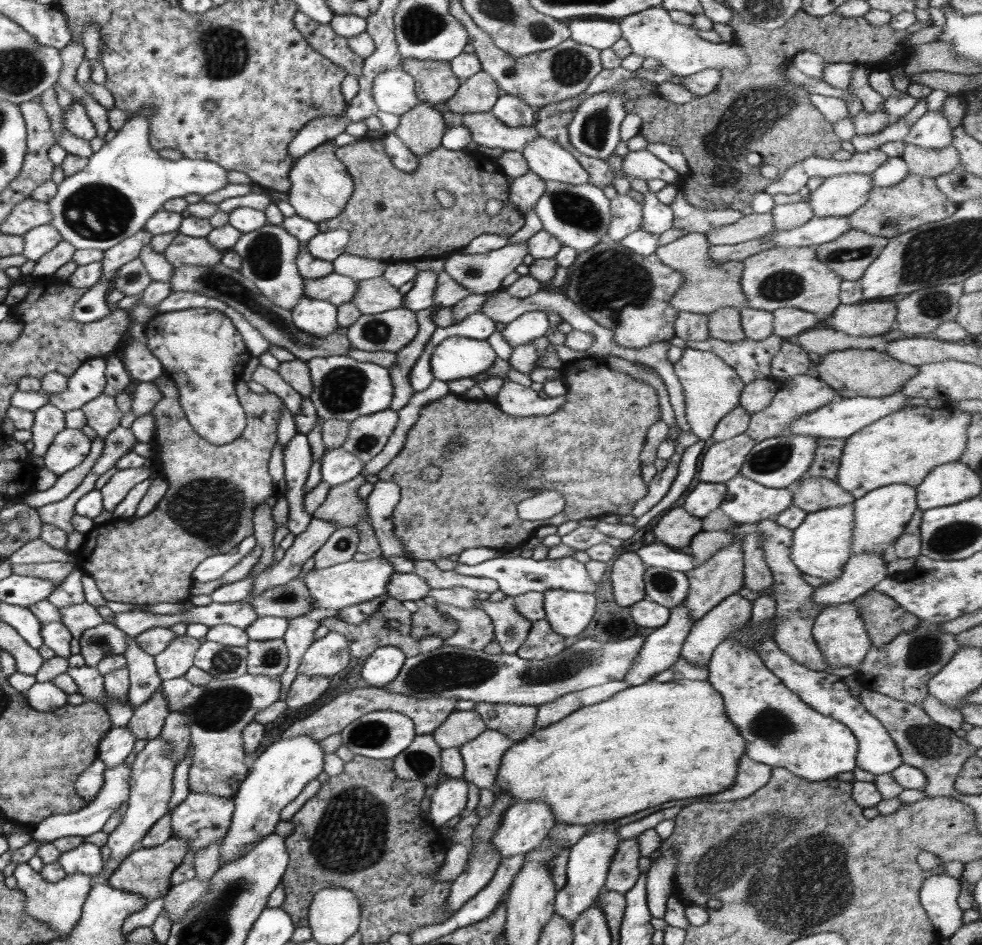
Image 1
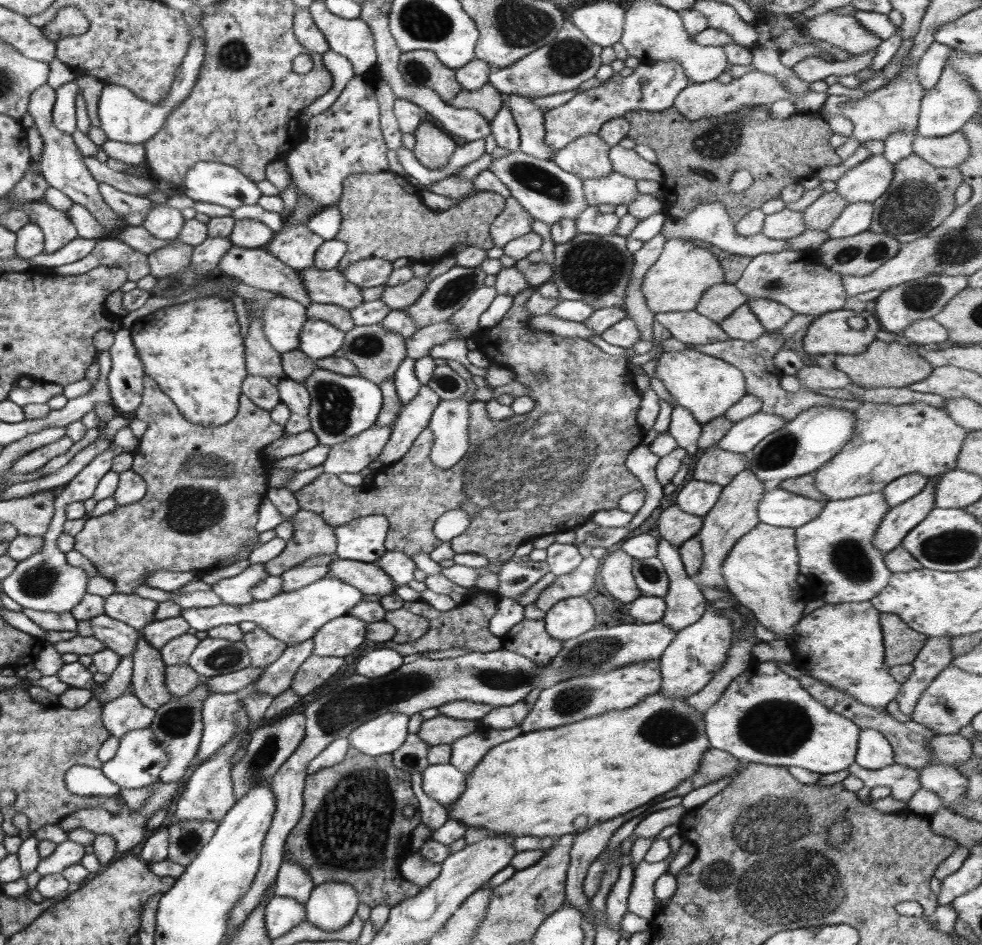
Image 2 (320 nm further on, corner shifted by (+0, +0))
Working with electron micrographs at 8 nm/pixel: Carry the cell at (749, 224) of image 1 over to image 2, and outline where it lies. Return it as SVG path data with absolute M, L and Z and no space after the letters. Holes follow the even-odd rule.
M781 210L776 214L765 215L762 234L774 240L787 240L800 236L808 228L800 211Z

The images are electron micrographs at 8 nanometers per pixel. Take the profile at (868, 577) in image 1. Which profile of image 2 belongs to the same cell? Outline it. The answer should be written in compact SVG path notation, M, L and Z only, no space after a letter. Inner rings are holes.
M941 475L930 477L916 496L889 509L873 538L873 545L880 550L882 556L900 546L906 534L935 507L935 486L940 479Z

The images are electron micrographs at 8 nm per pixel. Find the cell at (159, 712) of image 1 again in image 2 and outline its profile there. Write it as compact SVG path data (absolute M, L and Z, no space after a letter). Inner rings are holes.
M140 633L136 652L132 656L132 692L144 706L152 710L159 709L172 697L165 684L167 666L160 652L152 648Z

